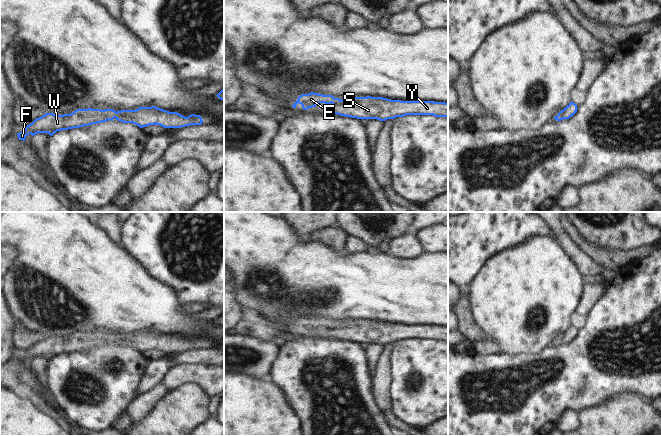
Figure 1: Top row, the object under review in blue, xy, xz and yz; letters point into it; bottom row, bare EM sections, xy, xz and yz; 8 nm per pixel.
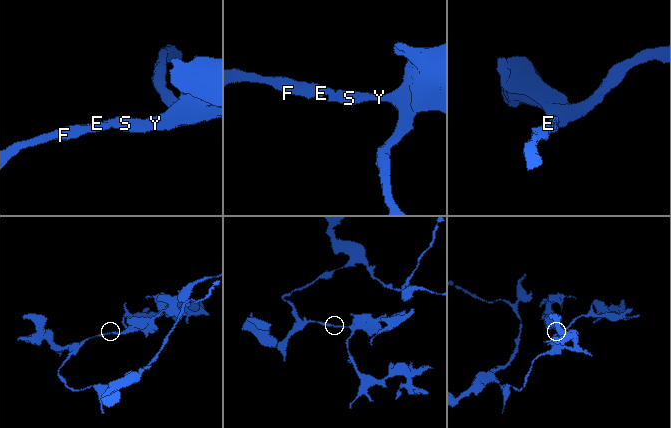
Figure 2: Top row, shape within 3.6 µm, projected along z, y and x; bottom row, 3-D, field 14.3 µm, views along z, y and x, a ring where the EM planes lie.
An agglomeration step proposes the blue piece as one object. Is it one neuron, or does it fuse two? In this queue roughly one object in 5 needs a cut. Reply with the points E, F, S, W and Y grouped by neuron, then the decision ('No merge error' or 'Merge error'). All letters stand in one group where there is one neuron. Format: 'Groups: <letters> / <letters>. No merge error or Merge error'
Groups: E F S W Y. No merge error.

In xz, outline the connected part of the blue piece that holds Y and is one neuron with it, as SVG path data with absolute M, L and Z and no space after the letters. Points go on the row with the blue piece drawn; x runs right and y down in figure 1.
M311 92L302 94L292 105L301 104L303 110L320 103L327 105L331 114L357 119L377 119L385 121L406 115L433 115L448 118L448 103L434 101L401 101L383 97L345 97L342 100L332 95Z

